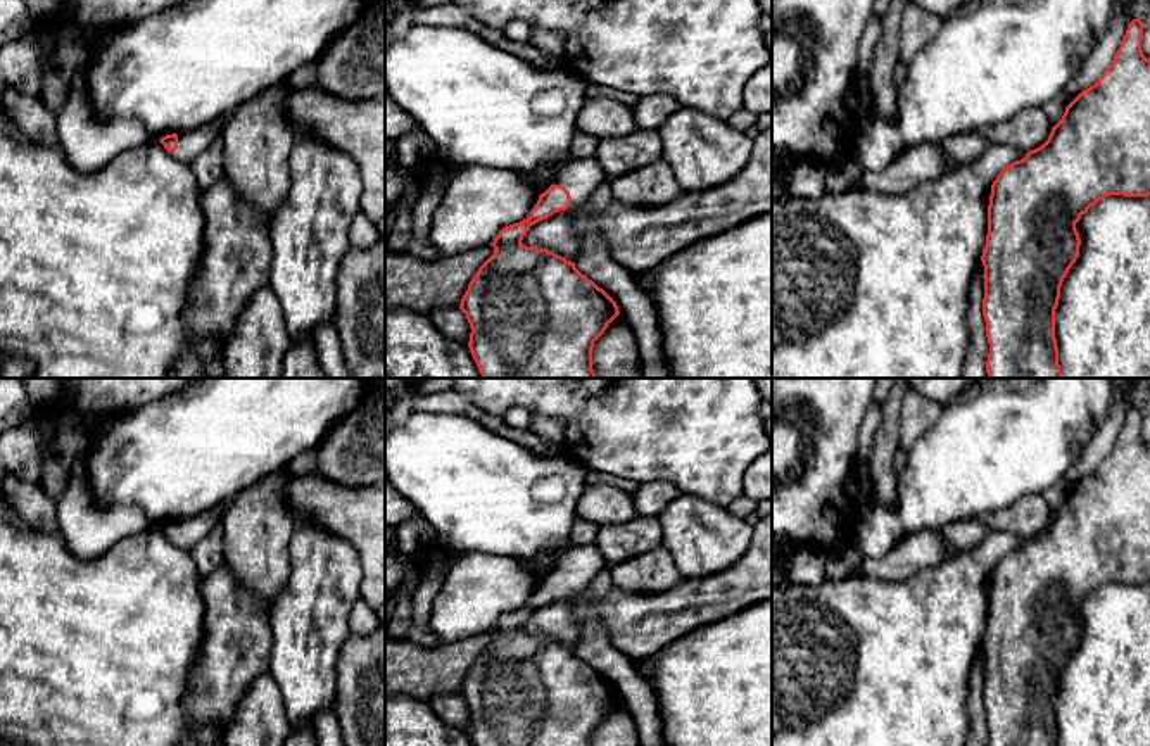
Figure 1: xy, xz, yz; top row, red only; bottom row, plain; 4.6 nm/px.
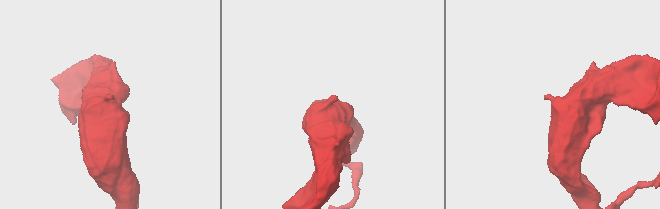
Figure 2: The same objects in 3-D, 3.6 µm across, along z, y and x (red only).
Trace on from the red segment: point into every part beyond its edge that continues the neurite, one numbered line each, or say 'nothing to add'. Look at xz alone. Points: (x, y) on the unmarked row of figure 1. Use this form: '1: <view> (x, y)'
1: xz (581, 563)

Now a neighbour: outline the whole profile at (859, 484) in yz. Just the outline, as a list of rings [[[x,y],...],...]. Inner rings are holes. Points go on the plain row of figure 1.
[[[855,461],[846,480],[844,492],[855,504],[865,501],[874,492],[870,478],[870,463]]]

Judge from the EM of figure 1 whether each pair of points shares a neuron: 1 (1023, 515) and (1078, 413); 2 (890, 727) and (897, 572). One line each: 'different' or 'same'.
1: different
2: different

